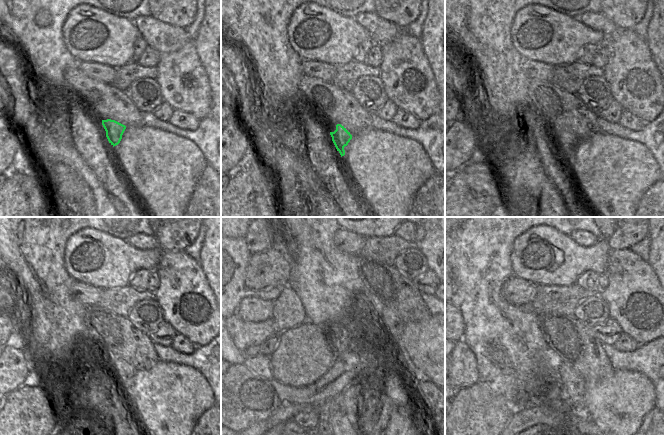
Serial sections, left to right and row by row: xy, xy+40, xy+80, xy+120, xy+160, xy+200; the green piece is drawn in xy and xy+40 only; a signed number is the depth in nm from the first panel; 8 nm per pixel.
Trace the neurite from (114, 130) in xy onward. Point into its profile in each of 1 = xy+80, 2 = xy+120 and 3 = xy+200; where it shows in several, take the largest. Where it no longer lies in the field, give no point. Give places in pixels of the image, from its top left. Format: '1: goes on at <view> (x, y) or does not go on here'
1: goes on at xy+80 (566, 141)
2: goes on at xy+120 (120, 370)
3: goes on at xy+200 (574, 387)

